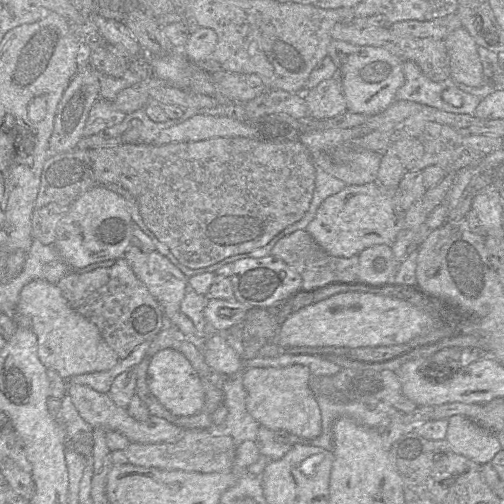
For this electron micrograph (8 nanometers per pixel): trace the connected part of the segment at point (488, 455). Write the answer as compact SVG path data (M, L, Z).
M463 415L448 419L445 439L454 452L479 465L491 462L502 449L496 434Z

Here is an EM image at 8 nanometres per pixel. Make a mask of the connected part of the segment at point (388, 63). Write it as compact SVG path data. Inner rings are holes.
M332 40L328 46L329 56L336 66L337 79L347 104L347 110L367 117L386 110L395 100L397 90L404 84L403 60L389 51L372 46L357 46Z

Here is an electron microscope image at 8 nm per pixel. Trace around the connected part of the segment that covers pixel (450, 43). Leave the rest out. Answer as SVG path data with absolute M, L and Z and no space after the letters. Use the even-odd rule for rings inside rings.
M459 28L449 33L443 41L449 58L450 78L471 87L483 85L485 78L478 46L469 33Z

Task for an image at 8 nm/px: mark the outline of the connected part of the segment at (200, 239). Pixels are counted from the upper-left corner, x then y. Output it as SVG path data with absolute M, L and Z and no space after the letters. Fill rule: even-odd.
M216 137L164 145L125 144L89 150L97 185L117 184L134 198L144 225L190 269L252 252L268 244L309 208L316 168L308 148L298 139L269 142L244 137Z

